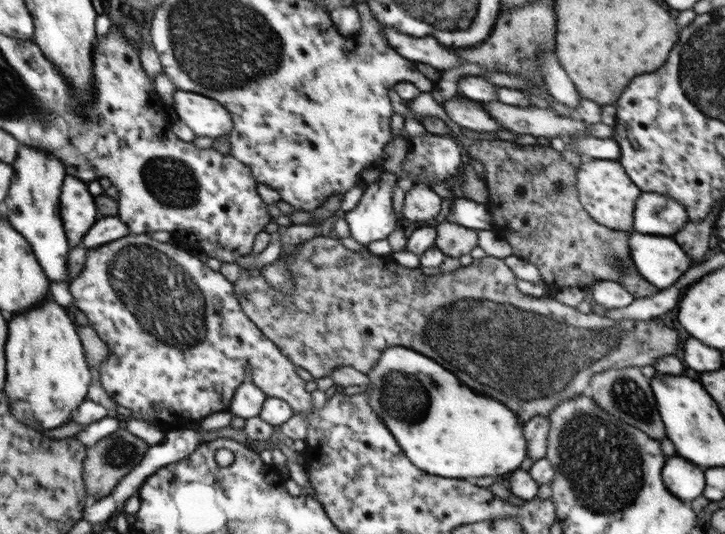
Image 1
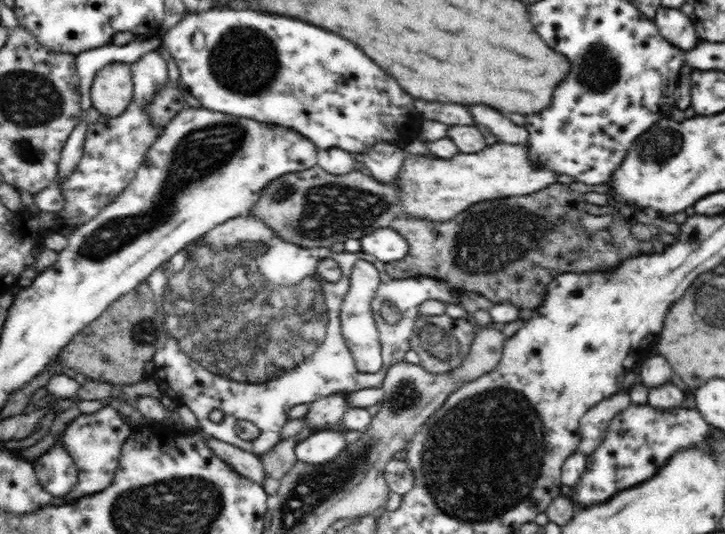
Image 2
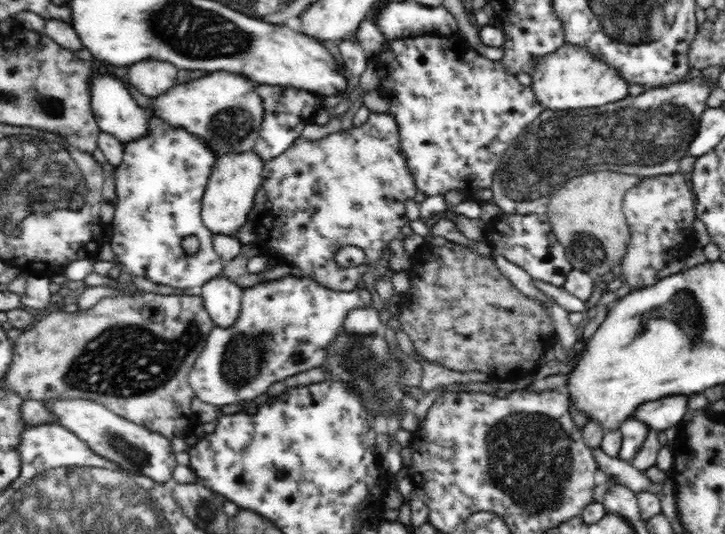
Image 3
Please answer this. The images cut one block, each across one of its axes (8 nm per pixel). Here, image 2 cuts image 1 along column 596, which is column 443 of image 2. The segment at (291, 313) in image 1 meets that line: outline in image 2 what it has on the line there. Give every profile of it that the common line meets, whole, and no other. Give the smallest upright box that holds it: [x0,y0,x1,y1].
[409,315,479,374]

